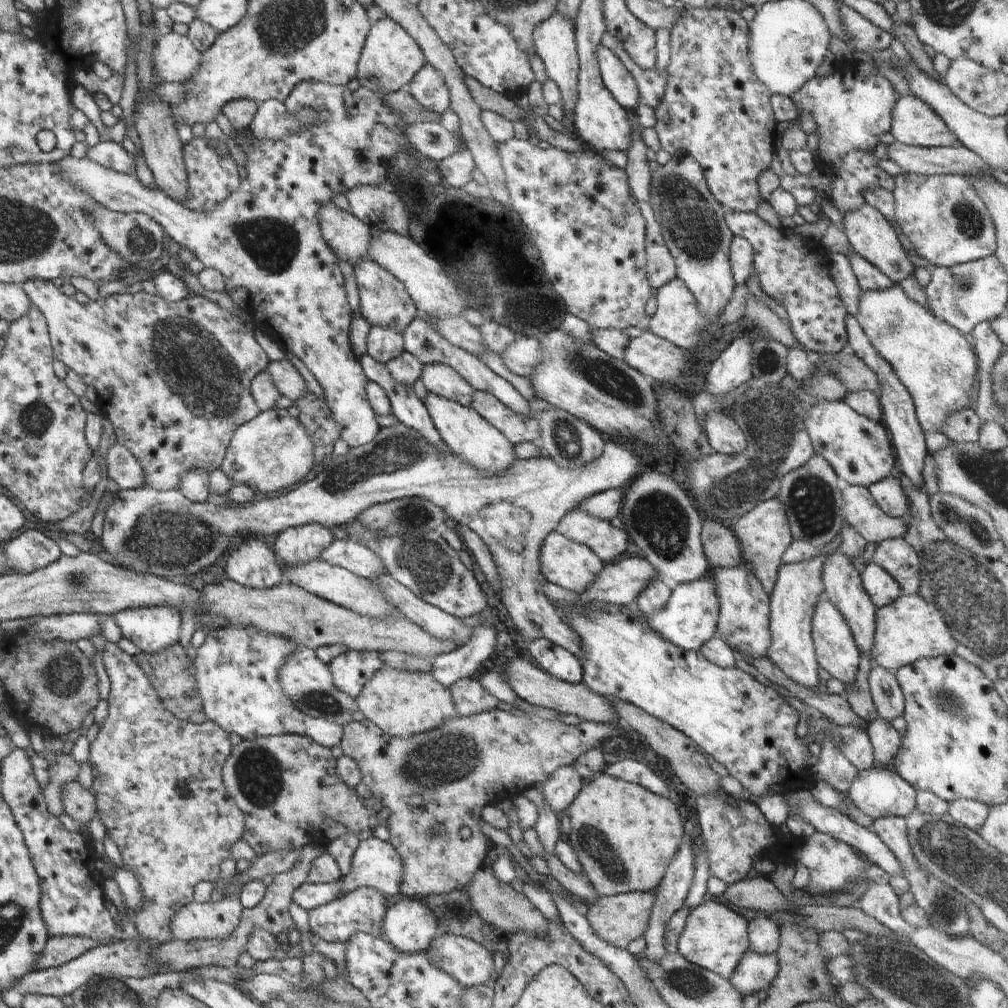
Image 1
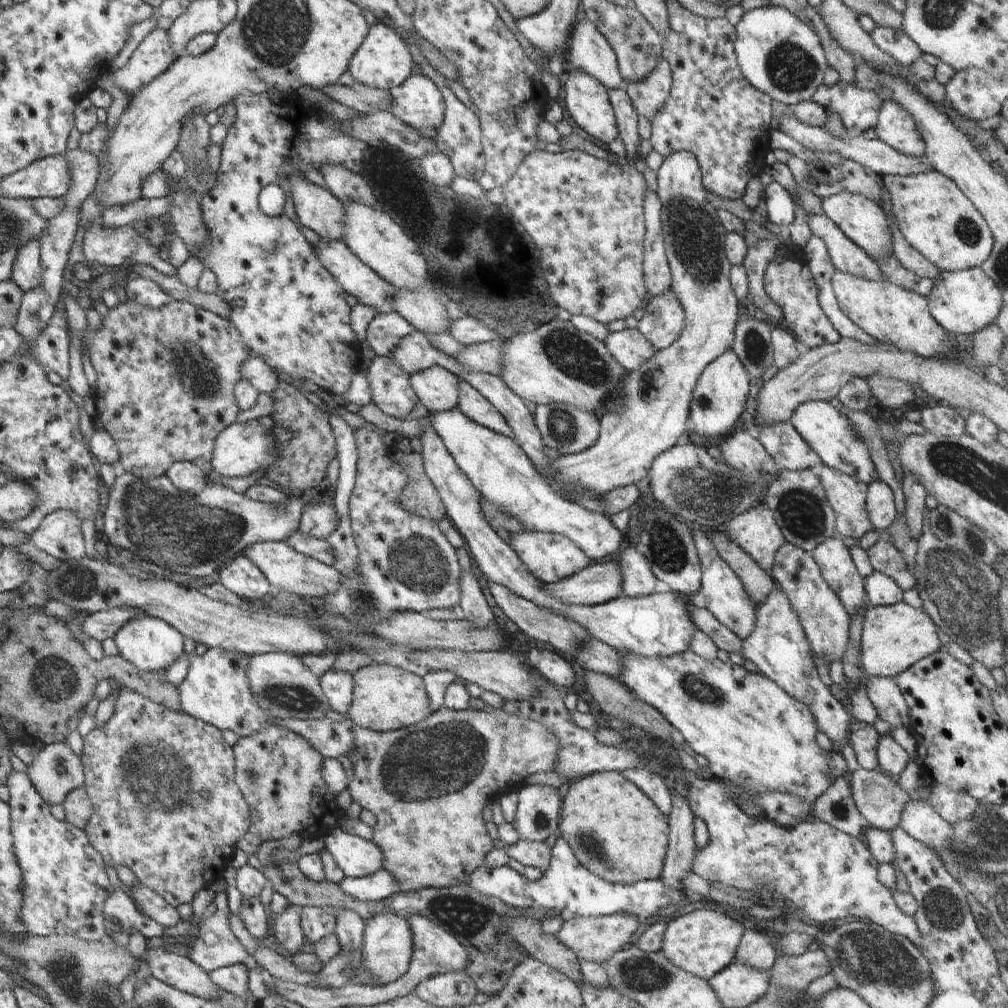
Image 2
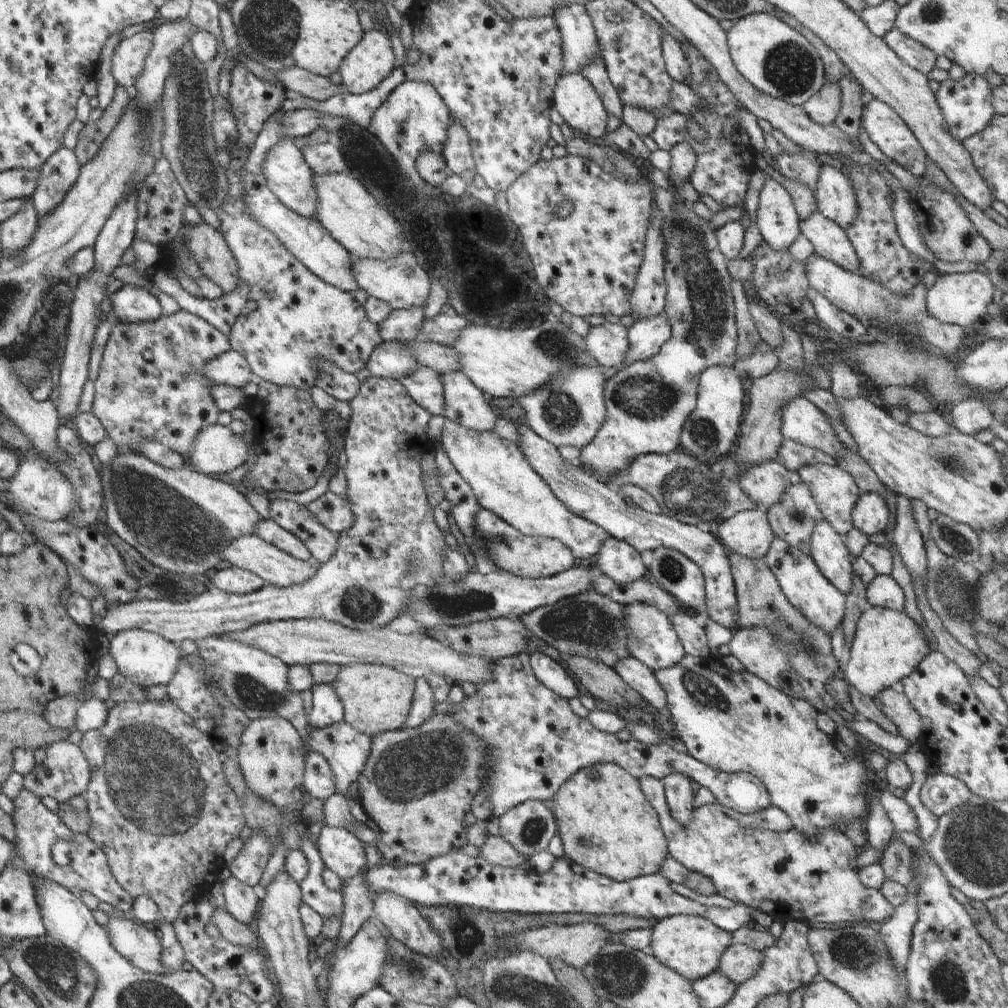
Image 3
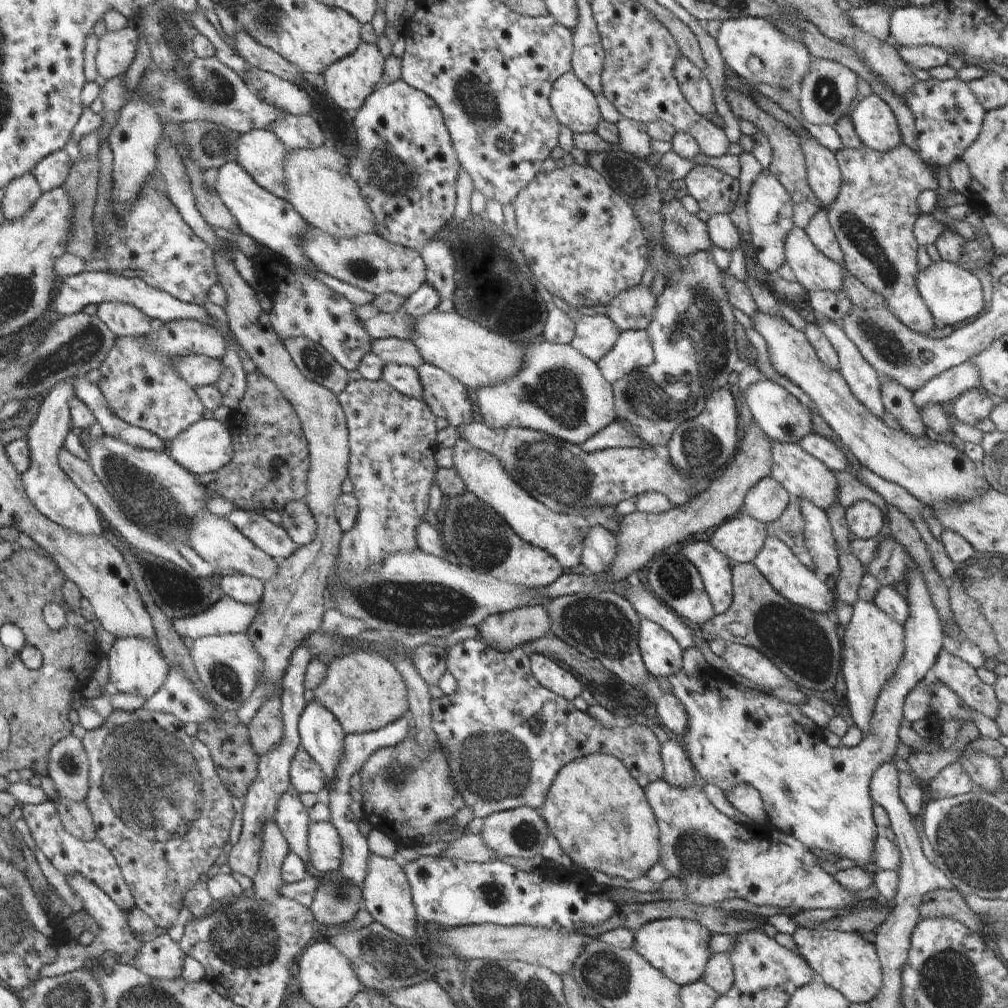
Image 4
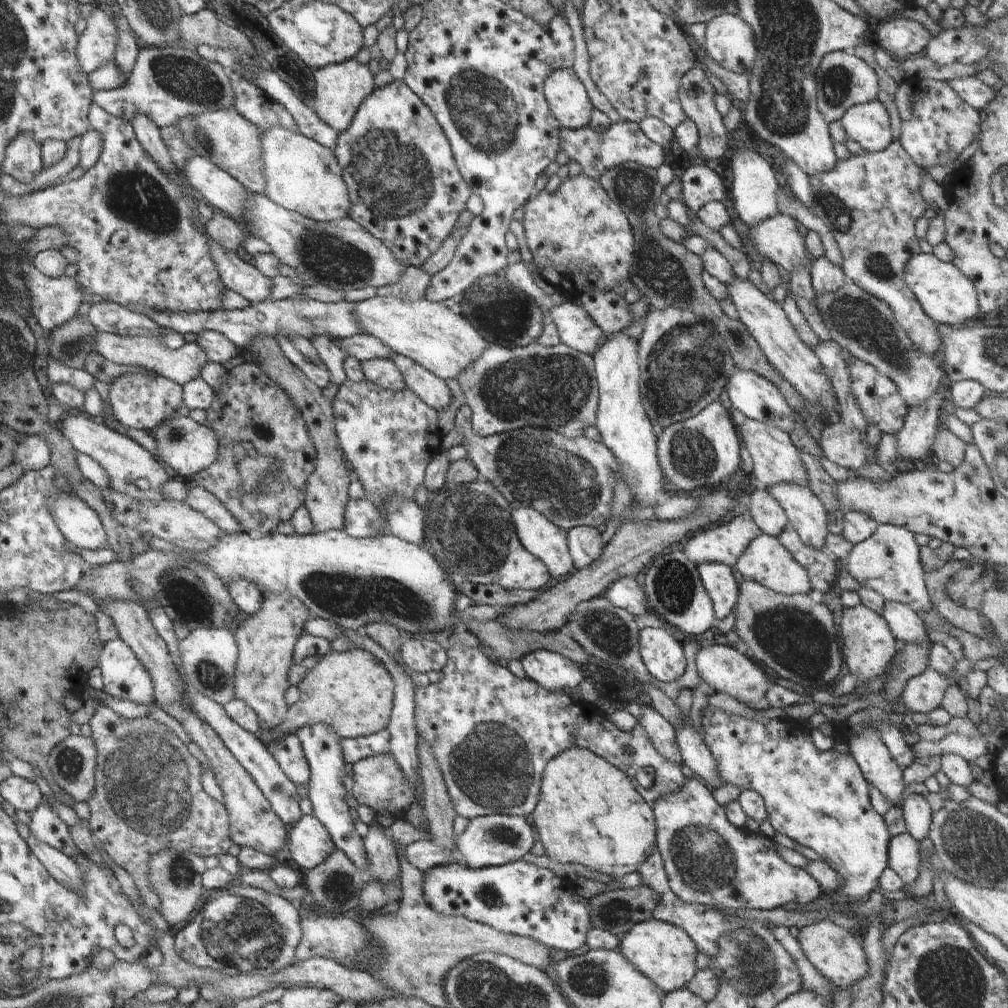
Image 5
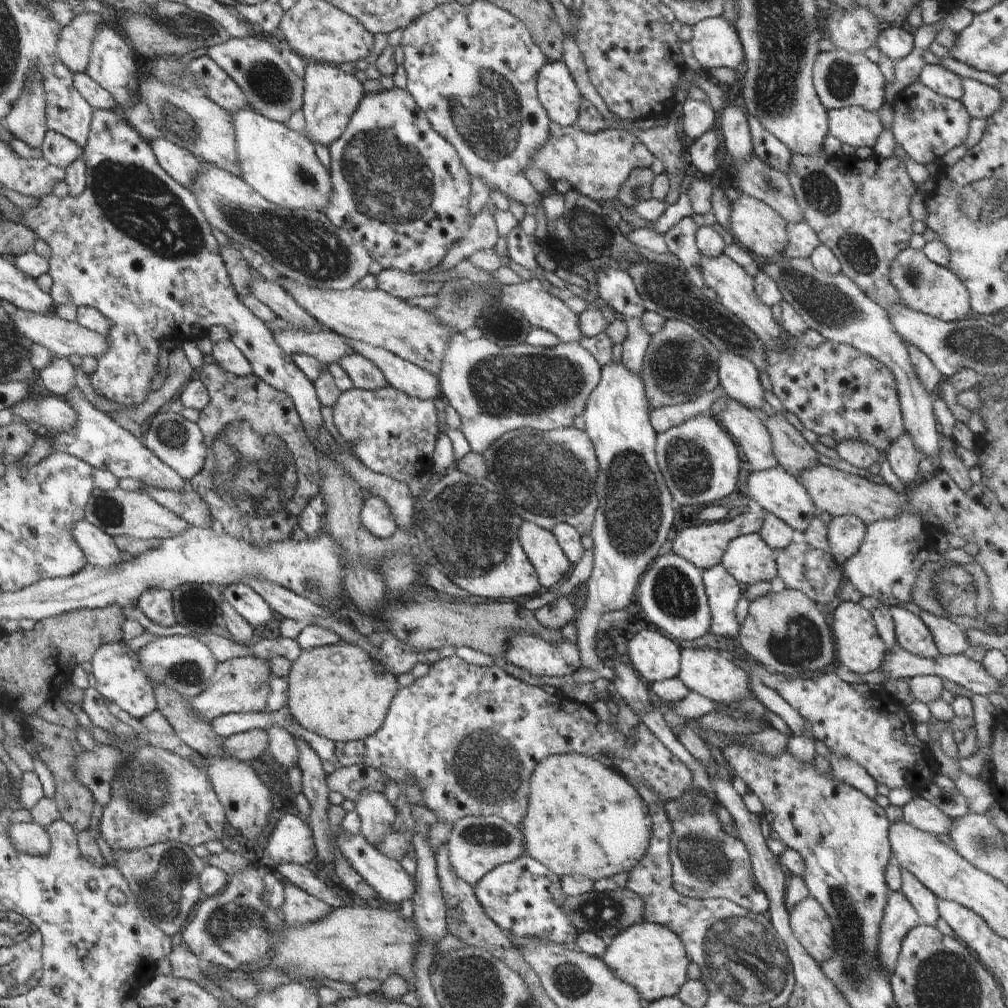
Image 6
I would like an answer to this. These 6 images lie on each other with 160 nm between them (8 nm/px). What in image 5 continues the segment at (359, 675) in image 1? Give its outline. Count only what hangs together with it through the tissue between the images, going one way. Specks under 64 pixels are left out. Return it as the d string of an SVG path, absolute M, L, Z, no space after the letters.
M316 723L312 726L300 727L294 736L299 738L306 760L308 761L311 777L308 784L309 799L314 808L314 816L326 827L334 841L335 848L340 849L354 863L356 868L365 874L364 838L358 835L350 817L349 807L345 803L346 789L342 779L344 770L342 737L325 724Z

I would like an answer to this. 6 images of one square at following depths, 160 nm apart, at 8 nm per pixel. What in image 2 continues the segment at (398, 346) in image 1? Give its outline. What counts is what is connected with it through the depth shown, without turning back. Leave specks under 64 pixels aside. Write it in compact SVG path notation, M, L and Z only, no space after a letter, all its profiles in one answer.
M396 312L376 315L366 329L368 344L376 357L391 358L401 340L414 329Z

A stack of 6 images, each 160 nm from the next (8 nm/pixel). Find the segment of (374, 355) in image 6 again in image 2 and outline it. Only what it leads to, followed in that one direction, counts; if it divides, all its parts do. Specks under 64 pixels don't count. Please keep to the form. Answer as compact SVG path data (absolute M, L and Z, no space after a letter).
M459 380L458 407L468 419L515 440L514 431L504 417L469 382Z

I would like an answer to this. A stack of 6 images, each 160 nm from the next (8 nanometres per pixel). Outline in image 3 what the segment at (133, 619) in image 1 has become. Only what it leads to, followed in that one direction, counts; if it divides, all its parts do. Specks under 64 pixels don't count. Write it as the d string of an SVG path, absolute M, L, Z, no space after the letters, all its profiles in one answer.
M130 629L110 637L109 653L117 664L118 672L134 684L149 688L156 684L168 684L177 671L182 651L179 644L166 640L159 634L142 629Z

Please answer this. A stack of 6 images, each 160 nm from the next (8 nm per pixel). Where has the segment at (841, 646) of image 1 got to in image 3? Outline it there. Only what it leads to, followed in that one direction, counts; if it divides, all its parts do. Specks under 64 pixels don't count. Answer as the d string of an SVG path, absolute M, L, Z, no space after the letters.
M775 538L763 561L776 577L790 604L814 626L832 636L845 615L845 596L833 584L830 584L829 580L826 580L812 557L790 546L784 540Z

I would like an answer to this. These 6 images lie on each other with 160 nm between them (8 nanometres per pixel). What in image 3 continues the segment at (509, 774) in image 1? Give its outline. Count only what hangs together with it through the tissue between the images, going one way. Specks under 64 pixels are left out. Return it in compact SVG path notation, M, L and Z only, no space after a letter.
M439 713L416 728L371 735L366 766L357 778L359 802L380 828L378 852L387 865L421 865L446 853L461 852L467 842L464 816L491 768L487 744L451 714Z

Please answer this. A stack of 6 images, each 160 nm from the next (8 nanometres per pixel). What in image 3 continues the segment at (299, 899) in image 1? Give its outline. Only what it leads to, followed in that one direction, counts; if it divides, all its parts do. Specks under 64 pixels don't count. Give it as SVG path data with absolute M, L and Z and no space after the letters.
M461 852L446 853L442 856L437 856L431 858L426 863L422 863L421 865L408 865L407 867L393 867L392 865L387 865L383 863L382 865L374 865L373 868L368 869L363 876L367 887L370 889L371 896L378 895L379 893L394 893L401 897L406 897L408 900L413 901L414 903L422 906L440 906L440 905L450 905L454 907L472 907L475 909L484 909L488 912L494 911L497 913L505 913L505 912L513 912L513 913L522 913L522 914L548 914L548 913L577 913L581 912L582 914L587 915L628 915L629 917L640 917L641 919L653 919L654 921L662 920L663 918L674 916L674 915L692 915L699 916L708 919L710 922L713 922L718 928L722 930L733 933L738 928L742 928L742 926L747 926L747 924L753 920L752 917L748 914L747 906L743 904L736 904L734 907L729 909L724 909L722 907L707 907L698 903L697 901L693 901L683 895L676 893L672 886L670 885L670 881L666 879L661 873L656 873L653 875L641 876L632 880L627 881L615 881L607 876L598 874L597 872L588 870L579 864L576 864L569 856L563 855L561 857L556 857L552 867L547 872L542 872L538 874L538 872L530 870L528 867L503 867L491 862L488 862L484 857L469 857Z

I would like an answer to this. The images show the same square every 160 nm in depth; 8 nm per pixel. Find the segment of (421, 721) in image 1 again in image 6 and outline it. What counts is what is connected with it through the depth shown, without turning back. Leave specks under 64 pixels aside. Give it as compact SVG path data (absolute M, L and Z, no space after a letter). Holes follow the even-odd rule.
M340 642L327 647L303 650L299 658L291 663L287 676L288 708L291 715L306 729L328 740L337 742L361 741L373 735L384 722L392 699L400 685L396 676L374 660L360 647ZM252 729L229 736L225 739L225 747L234 758L249 764L249 761L260 759L267 751L267 732L265 729Z

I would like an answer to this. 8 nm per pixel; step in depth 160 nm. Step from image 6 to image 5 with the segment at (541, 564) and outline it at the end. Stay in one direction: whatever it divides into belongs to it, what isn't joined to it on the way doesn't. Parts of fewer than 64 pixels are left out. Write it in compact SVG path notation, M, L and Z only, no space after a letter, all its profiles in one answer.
M509 504L509 511L522 546L548 567L551 576L570 574L575 566L567 545L568 531L526 505Z

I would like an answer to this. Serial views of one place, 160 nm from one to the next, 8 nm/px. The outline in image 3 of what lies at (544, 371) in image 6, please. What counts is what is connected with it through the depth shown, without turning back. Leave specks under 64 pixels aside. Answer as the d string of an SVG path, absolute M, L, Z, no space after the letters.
M598 365L576 367L564 377L555 377L550 384L518 399L526 410L526 424L556 448L576 446L583 449L594 440L607 415L603 395L605 380L603 368Z

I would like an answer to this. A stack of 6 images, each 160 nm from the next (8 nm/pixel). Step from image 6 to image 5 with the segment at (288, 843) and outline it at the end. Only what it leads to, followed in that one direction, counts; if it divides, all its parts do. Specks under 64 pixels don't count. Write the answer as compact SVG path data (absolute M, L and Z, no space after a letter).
M304 815L298 822L288 828L287 846L292 855L291 862L302 872L315 869L322 864L335 851L334 841L326 827L315 817Z

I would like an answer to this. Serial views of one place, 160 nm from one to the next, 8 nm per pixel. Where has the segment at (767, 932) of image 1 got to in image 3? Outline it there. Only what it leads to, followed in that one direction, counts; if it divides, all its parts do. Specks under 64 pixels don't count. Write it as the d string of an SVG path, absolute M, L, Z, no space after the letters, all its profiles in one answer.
M742 943L731 944L722 954L719 971L735 983L746 982L759 971L763 952Z

